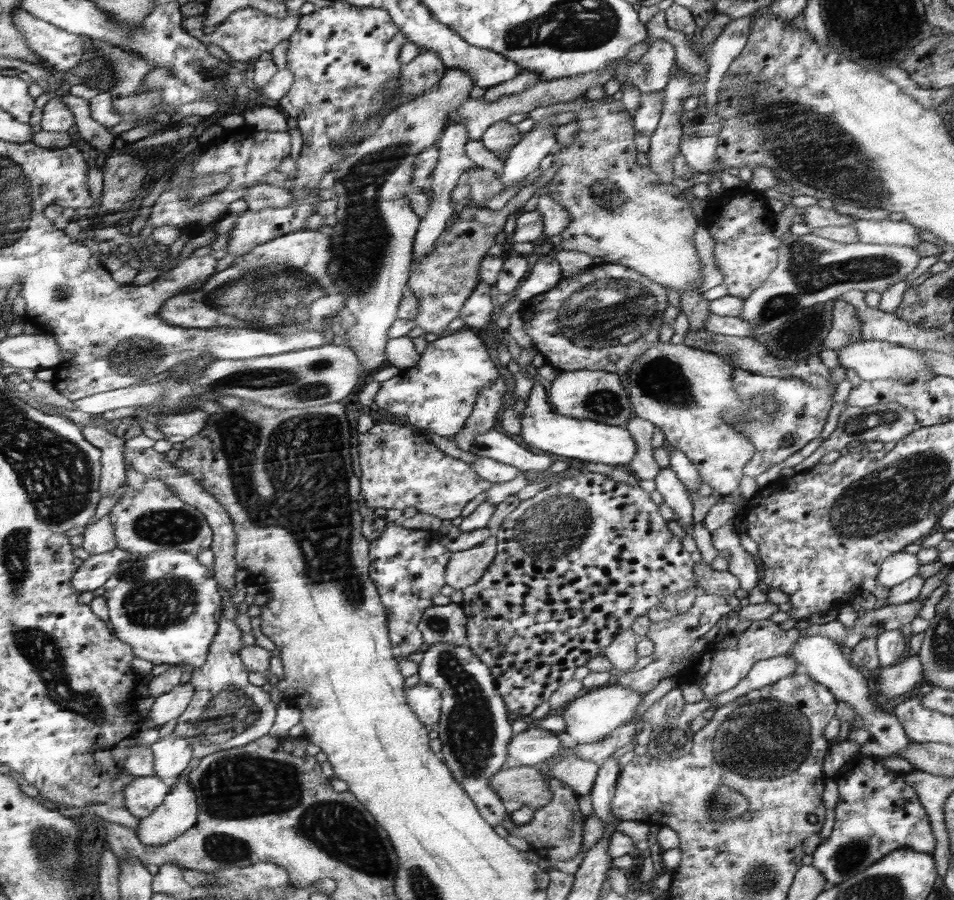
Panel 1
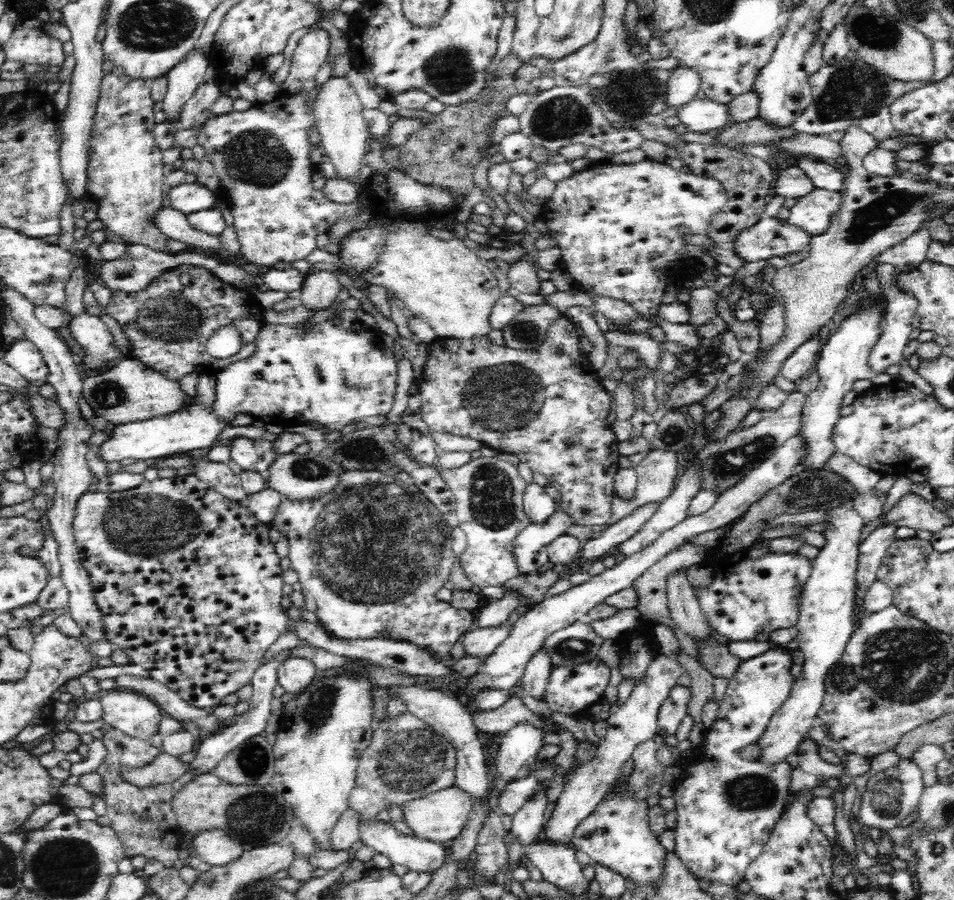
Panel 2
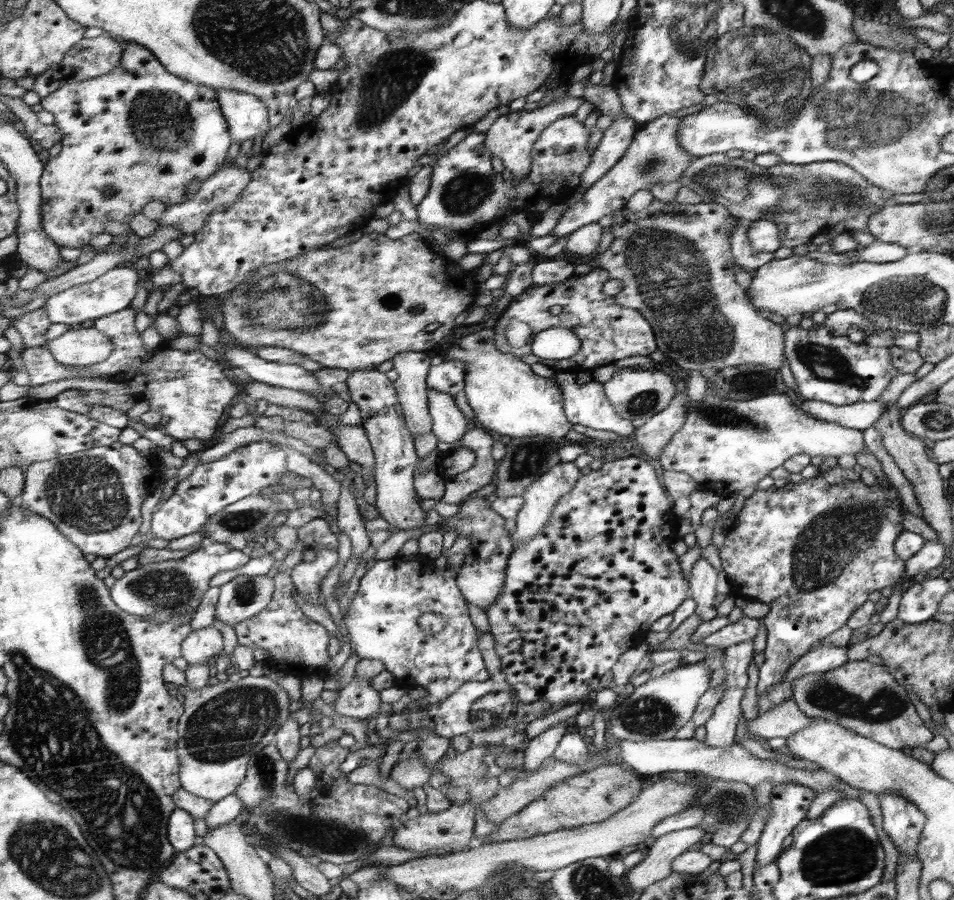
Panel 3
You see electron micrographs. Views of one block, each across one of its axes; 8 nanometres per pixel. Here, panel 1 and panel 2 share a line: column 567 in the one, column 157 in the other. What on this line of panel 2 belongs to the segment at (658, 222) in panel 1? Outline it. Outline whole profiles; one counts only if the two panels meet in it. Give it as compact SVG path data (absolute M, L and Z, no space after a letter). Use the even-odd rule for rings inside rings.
M114 67L109 74L106 74L102 77L101 88L99 90L99 97L97 98L96 112L93 116L93 124L91 126L91 136L89 138L89 161L86 168L87 172L87 195L89 198L94 198L94 201L99 202L99 210L96 212L98 215L98 220L100 220L105 225L105 231L111 239L120 240L127 245L132 244L142 244L143 246L148 246L153 250L160 250L162 252L167 252L168 249L166 246L168 237L160 233L160 229L154 225L154 216L156 212L160 212L160 208L164 208L164 190L162 185L165 183L165 176L162 172L162 151L158 144L154 141L154 135L152 135L152 129L156 122L154 121L154 111L152 107L154 106L155 100L151 97L151 81L146 79L132 79L125 74L123 70L119 67Z

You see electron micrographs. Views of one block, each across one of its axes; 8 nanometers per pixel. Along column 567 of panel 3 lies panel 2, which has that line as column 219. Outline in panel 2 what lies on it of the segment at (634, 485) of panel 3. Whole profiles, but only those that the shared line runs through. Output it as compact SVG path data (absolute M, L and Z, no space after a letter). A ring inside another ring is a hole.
M192 474L185 476L174 475L170 478L159 478L153 482L142 482L140 487L124 490L123 492L88 492L80 496L76 504L76 516L74 516L74 541L78 547L78 554L82 566L88 571L91 581L93 598L97 604L103 622L103 632L109 644L112 644L114 650L124 651L128 655L130 664L137 664L141 668L148 670L148 678L160 682L168 689L176 692L182 700L192 707L200 709L218 706L222 699L228 694L236 693L242 687L251 684L255 670L262 664L264 652L272 646L286 629L292 629L298 636L307 640L310 645L316 648L322 648L352 659L364 659L374 662L378 666L389 666L397 668L406 675L442 677L452 674L451 666L443 664L443 661L434 659L426 654L418 645L406 640L388 640L384 638L367 638L346 640L328 633L320 624L314 624L310 621L292 620L286 613L280 609L280 600L285 597L282 593L282 568L280 567L280 558L274 549L274 543L270 541L268 535L269 529L264 522L260 522L249 511L246 502L236 503L233 500L224 498L210 489L202 481L195 478ZM188 546L188 552L178 552L178 548Z

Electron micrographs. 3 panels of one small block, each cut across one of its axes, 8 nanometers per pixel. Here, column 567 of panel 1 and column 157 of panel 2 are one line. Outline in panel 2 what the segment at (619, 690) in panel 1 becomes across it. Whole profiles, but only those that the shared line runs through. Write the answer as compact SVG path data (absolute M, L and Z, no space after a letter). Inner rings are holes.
M116 688L99 700L104 711L104 724L140 740L148 741L153 734L160 734L159 723L164 715L154 700L131 690Z

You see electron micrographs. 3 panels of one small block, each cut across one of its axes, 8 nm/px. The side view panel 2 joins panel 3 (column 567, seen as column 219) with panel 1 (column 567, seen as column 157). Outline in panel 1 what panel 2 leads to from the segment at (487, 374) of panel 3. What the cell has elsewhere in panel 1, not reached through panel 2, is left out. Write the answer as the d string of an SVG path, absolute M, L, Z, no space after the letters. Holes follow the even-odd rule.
M539 383L532 386L530 396L526 401L526 408L520 417L520 434L518 439L527 444L531 450L556 454L564 458L573 458L594 464L608 464L608 466L628 466L638 451L635 437L625 426L604 424L595 420L580 420L576 417L564 416L556 412L548 400L546 388Z

